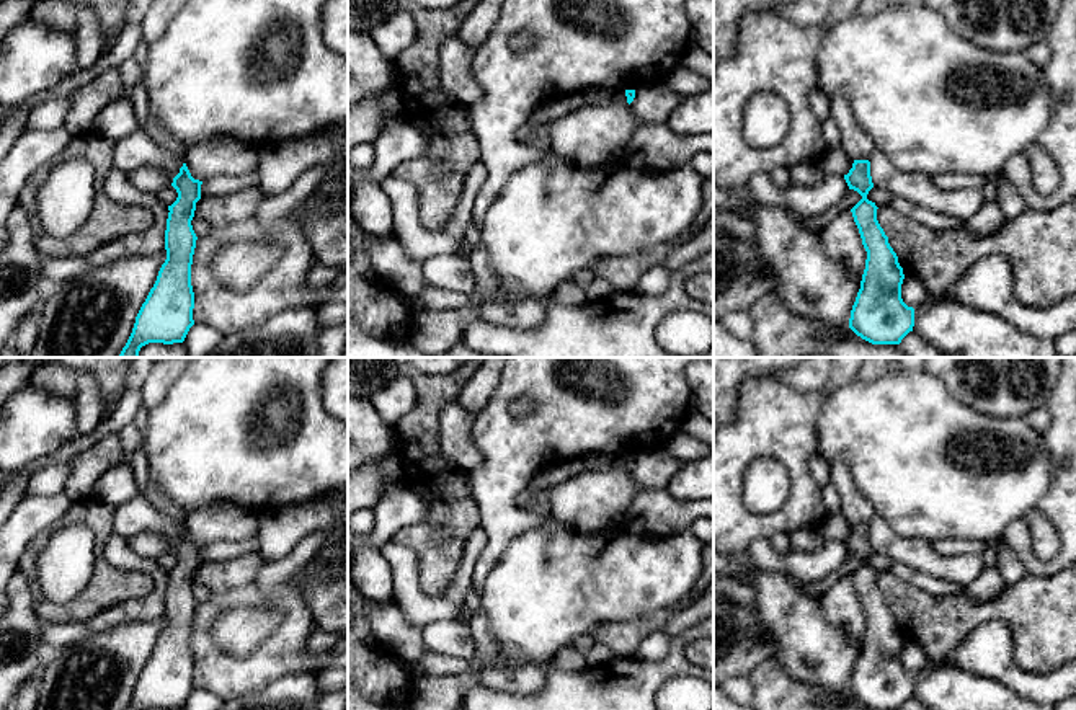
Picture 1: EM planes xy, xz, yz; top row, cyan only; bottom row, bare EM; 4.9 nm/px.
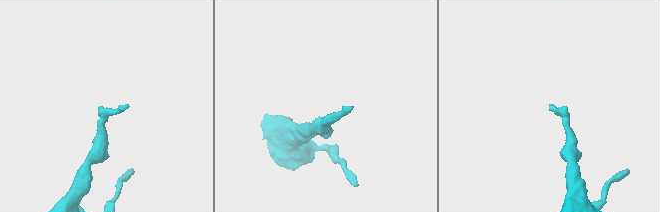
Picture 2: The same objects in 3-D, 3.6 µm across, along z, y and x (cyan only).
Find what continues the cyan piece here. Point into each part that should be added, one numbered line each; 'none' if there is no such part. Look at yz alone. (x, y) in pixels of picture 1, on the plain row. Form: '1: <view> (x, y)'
1: yz (854, 506)

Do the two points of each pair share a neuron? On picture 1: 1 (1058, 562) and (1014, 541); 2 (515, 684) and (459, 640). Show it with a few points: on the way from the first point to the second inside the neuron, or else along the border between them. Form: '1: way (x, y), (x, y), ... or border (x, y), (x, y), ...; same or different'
1: way (1047, 565), (1039, 565), (1026, 552); same
2: border (431, 650), (469, 661); different

